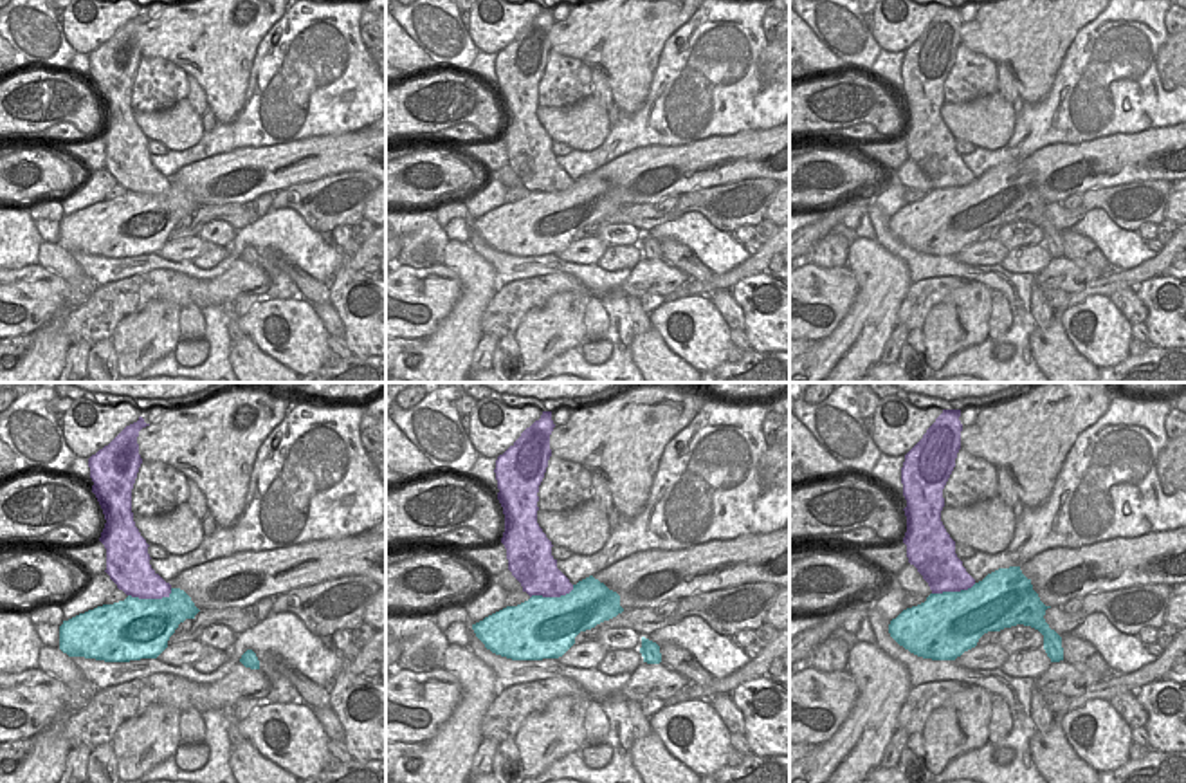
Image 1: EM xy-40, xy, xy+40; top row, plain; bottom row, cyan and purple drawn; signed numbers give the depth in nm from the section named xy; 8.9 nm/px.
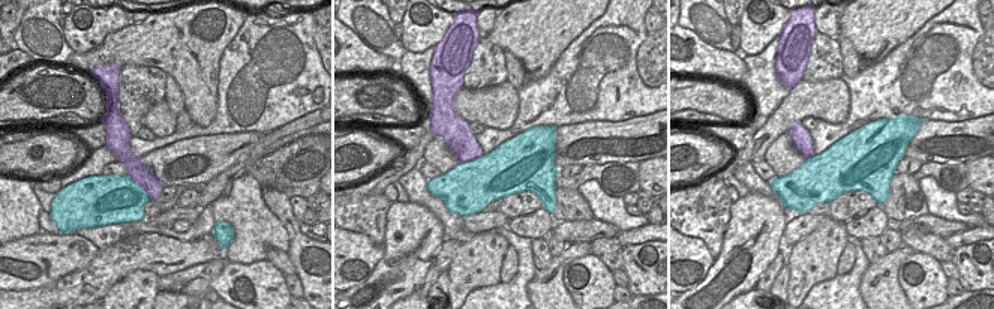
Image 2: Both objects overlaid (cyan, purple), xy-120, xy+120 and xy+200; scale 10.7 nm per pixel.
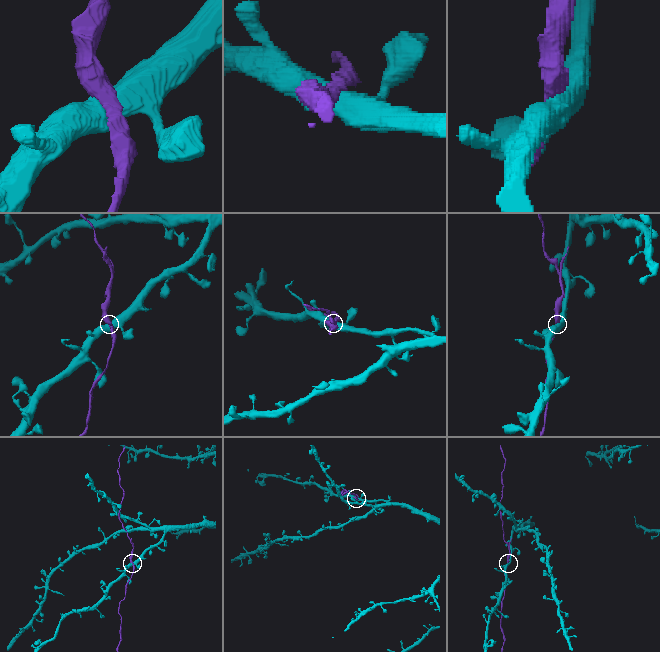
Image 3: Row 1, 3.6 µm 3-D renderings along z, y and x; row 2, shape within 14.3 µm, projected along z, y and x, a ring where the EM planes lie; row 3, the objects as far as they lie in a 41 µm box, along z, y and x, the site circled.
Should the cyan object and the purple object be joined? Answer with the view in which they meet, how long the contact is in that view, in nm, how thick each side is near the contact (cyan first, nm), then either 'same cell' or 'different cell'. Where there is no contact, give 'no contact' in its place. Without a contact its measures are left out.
meets cyan in xy-40; contact 400 nm long; 500 nm thick on the cyan side, 340 nm on the other; different cell

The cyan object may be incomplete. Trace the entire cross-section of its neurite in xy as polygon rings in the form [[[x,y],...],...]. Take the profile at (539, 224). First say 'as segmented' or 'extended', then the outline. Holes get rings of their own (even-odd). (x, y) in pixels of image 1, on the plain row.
as segmented | [[[589,171],[566,191],[532,191],[472,220],[472,226],[496,251],[512,256],[559,254],[580,227],[622,207],[620,191]]]

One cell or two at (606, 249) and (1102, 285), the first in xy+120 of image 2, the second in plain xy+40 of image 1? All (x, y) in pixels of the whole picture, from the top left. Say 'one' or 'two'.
two

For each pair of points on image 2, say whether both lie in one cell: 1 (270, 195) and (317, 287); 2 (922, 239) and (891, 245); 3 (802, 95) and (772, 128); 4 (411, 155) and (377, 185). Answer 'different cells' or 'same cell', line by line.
1: same cell
2: different cells
3: same cell
4: same cell

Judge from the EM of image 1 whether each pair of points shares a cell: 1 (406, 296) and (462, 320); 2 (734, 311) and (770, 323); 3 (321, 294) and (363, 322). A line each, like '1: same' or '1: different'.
1: different
2: different
3: different

